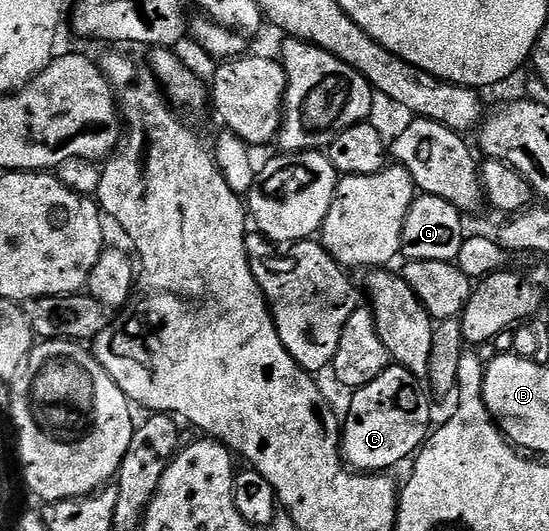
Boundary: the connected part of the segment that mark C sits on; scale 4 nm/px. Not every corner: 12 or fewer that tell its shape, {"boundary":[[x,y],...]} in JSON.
{"boundary":[[411,370],[353,391],[340,430],[355,472],[390,472],[432,430]]}

